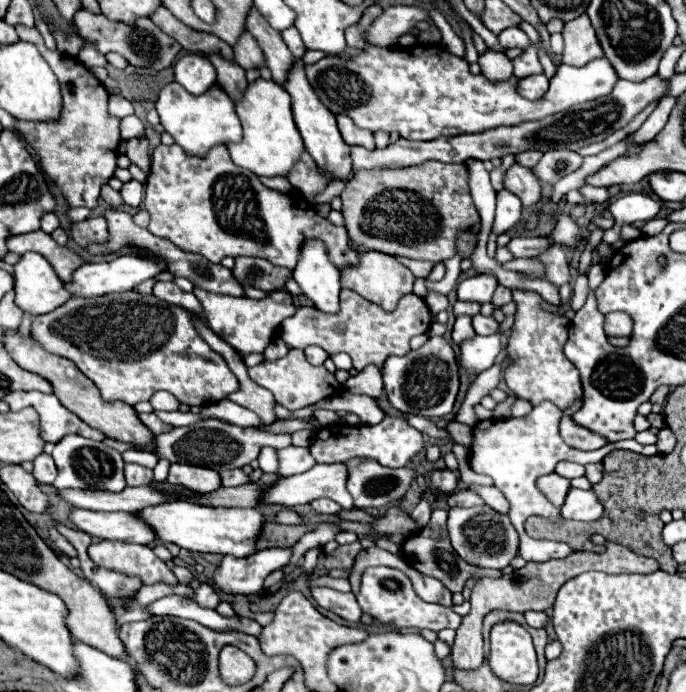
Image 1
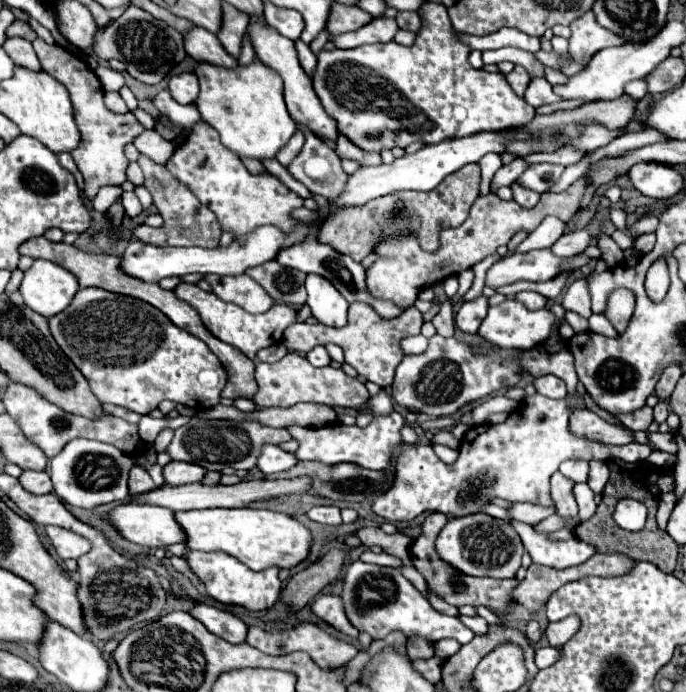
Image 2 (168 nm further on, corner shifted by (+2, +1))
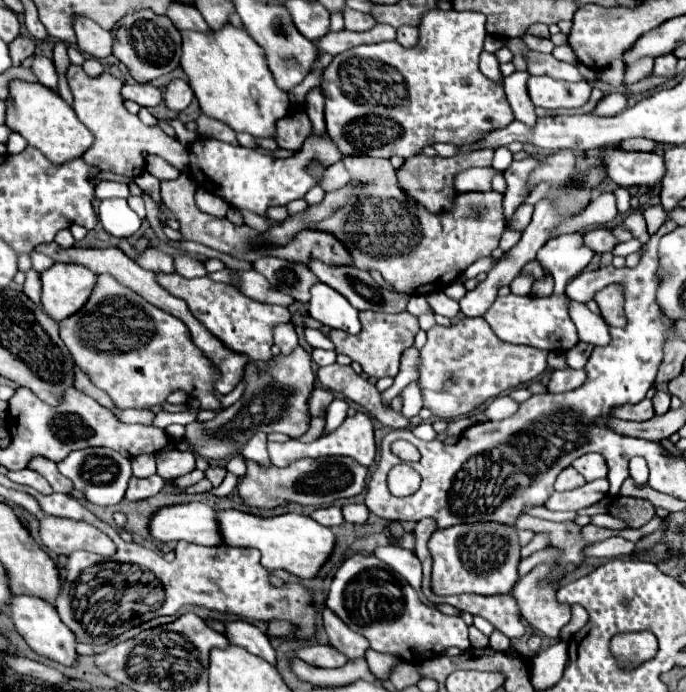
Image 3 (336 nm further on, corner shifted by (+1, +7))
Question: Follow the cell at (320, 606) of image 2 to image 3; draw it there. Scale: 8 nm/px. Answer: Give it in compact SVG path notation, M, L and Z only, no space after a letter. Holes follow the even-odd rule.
M329 607L321 609L321 617L323 617L323 627L329 635L329 645L337 647L349 659L365 655L365 649L369 647L369 641L365 641L365 637L353 633L353 629L349 629Z

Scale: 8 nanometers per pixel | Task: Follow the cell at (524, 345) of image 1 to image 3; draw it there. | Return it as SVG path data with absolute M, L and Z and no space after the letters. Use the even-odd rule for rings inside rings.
M561 369L561 371L553 371L547 383L549 393L563 393L563 391L571 391L577 389L581 383L585 381L585 371L579 369Z

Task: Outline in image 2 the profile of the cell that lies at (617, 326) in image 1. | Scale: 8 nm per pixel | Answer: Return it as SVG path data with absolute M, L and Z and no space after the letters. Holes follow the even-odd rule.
M616 289L610 293L608 297L608 305L604 309L604 315L610 319L610 323L614 325L614 329L618 333L624 333L624 329L628 327L628 321L634 313L634 293L628 289Z

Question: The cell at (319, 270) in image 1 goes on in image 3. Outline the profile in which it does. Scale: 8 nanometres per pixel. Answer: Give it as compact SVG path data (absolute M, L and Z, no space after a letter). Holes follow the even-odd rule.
M317 281L311 289L311 299L309 299L309 313L313 319L319 323L333 327L333 329L343 329L347 333L359 333L361 325L357 319L357 309L333 287Z

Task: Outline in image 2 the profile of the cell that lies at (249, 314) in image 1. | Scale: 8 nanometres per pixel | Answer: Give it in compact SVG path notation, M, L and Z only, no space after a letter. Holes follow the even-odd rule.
M180 283L176 289L174 289L174 295L180 299L180 301L186 301L188 305L192 305L202 323L206 325L206 329L218 337L220 341L228 343L228 345L234 345L238 347L246 357L254 359L256 353L268 345L274 345L274 343L282 343L282 333L286 327L290 327L292 323L296 323L296 311L292 307L284 307L280 303L276 303L270 311L262 313L262 315L252 315L248 311L244 311L242 307L234 305L234 303L226 303L222 299L218 299L218 295L214 293L206 293L202 291L198 285L190 285L190 283Z

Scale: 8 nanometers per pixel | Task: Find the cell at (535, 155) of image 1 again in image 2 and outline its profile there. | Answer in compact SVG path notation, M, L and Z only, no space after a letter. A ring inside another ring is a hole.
M518 157L518 159L514 159L512 163L504 165L502 169L498 169L498 171L494 173L494 177L492 177L492 181L490 181L490 191L496 191L496 189L500 189L500 187L504 187L504 185L512 185L526 167L528 167L528 165L526 165L526 161L524 161L522 157Z

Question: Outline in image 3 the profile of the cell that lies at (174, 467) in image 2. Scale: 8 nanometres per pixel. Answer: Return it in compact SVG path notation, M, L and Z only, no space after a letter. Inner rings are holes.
M159 451L157 453L157 475L173 481L181 475L187 475L195 469L195 455L187 453L187 451Z

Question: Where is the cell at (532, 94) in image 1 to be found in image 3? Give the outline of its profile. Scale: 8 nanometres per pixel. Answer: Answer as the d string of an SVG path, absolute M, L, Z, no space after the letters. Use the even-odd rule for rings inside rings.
M547 75L529 77L527 89L529 89L531 101L545 109L581 107L587 103L591 95L591 85L587 81L567 83L567 81L555 81Z

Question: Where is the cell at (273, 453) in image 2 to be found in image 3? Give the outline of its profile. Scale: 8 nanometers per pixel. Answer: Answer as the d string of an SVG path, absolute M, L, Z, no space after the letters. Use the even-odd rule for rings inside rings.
M255 433L245 445L243 445L243 457L249 461L257 461L261 465L271 465L269 451L267 451L267 435Z

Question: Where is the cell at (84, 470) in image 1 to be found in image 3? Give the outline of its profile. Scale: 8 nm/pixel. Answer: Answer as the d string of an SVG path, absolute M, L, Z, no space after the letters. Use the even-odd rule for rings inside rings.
M89 447L89 449L73 451L63 461L59 461L57 467L61 475L65 475L73 483L73 489L81 491L89 503L101 507L117 505L125 497L127 483L131 477L131 461L107 447Z

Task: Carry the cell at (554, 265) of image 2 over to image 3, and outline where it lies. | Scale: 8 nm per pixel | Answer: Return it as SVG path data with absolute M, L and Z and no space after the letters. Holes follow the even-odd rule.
M581 233L559 235L549 239L539 251L537 261L555 279L555 293L565 293L565 285L581 273L595 253L583 245Z

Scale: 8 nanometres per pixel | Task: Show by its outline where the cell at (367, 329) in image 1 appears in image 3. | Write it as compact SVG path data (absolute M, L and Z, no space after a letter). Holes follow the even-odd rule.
M359 311L361 321L361 333L341 333L341 329L331 329L329 339L335 343L337 353L349 355L353 361L357 361L363 371L369 377L395 377L399 373L399 359L401 353L411 347L415 333L419 331L419 321L409 311L401 311L397 315L387 313L375 313L375 311Z

